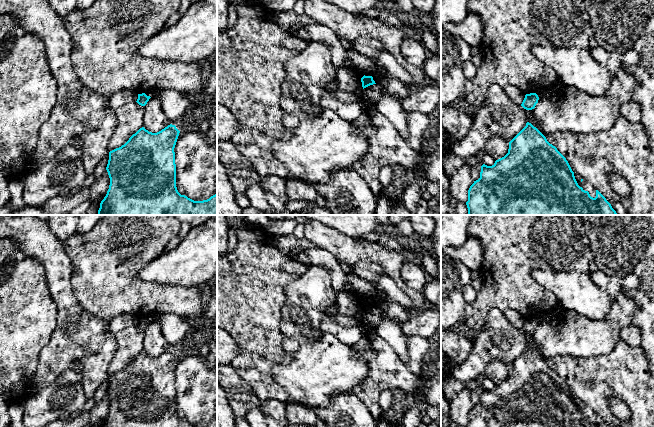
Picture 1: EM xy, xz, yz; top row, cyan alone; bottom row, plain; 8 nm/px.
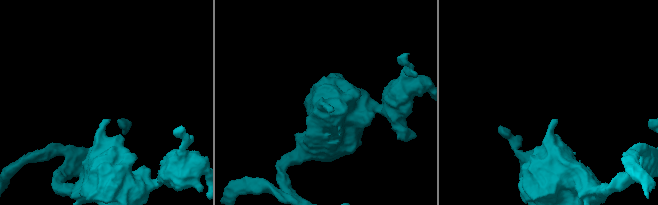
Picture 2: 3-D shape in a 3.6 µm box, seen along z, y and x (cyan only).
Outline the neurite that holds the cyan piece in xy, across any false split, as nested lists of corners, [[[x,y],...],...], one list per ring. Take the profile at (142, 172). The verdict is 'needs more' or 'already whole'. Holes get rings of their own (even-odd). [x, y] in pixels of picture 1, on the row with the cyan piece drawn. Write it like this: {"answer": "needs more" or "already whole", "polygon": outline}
{"answer": "already whole", "polygon": [[[172,124],[157,133],[142,127],[124,145],[109,152],[106,170],[110,185],[100,203],[98,215],[217,215],[217,193],[207,200],[194,201],[177,190],[174,148],[179,133]]]}

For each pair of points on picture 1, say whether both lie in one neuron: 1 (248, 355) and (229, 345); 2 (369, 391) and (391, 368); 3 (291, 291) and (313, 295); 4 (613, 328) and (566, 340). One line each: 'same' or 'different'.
1: different
2: same
3: same
4: same

